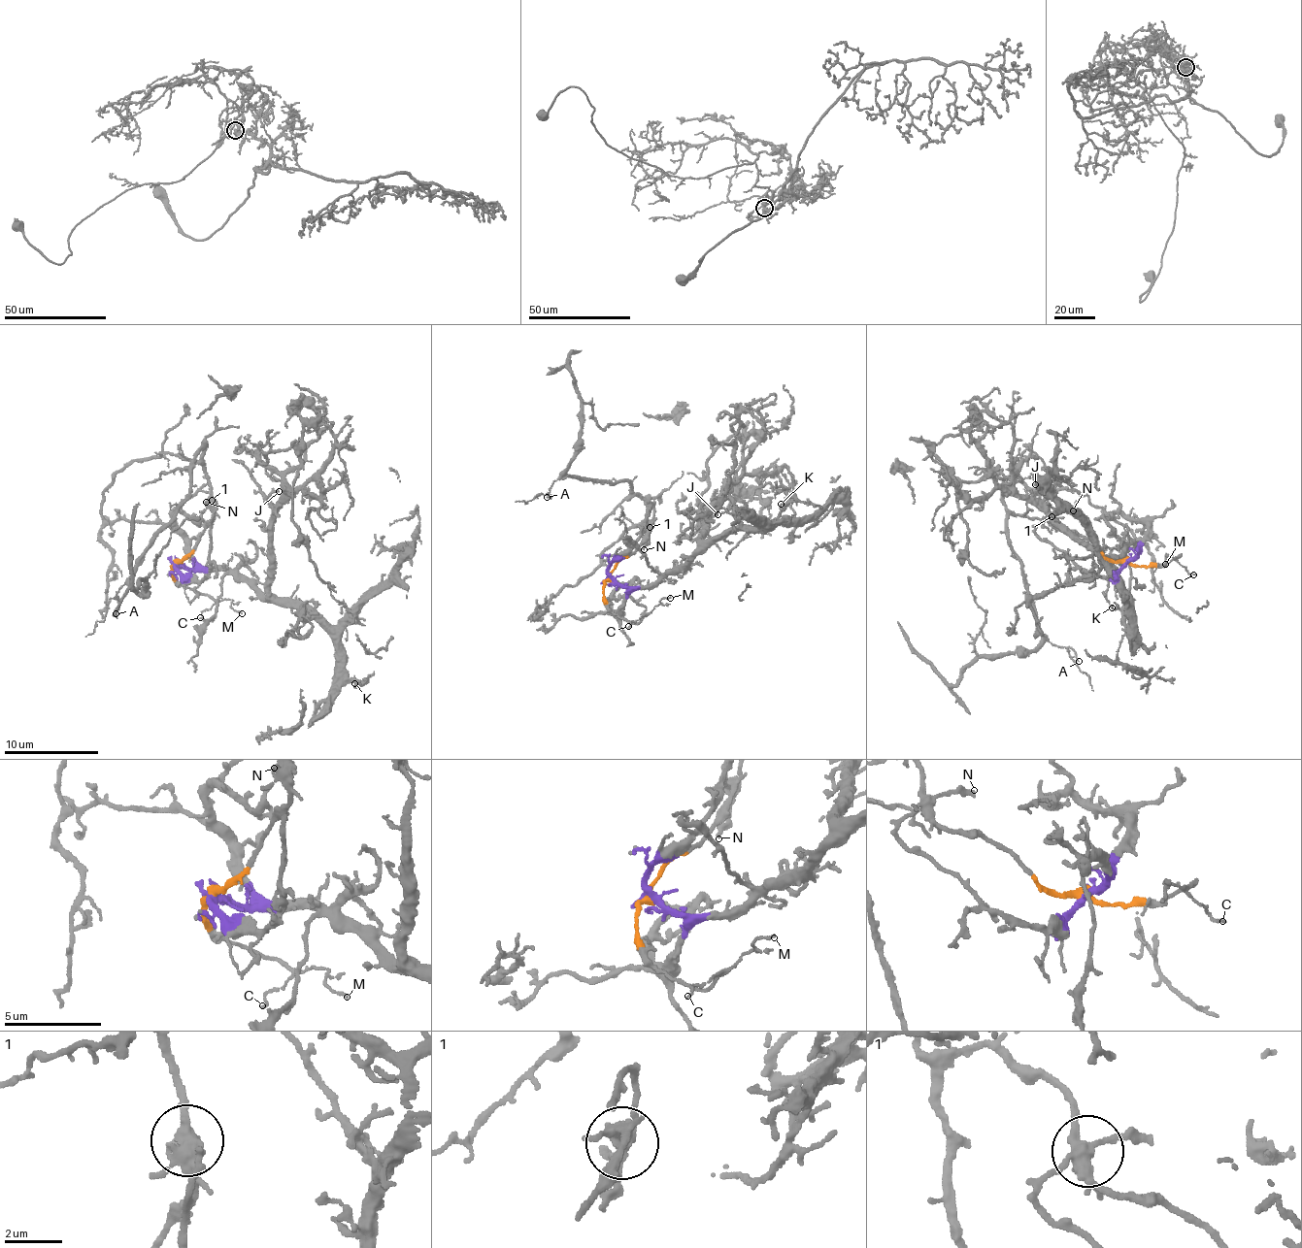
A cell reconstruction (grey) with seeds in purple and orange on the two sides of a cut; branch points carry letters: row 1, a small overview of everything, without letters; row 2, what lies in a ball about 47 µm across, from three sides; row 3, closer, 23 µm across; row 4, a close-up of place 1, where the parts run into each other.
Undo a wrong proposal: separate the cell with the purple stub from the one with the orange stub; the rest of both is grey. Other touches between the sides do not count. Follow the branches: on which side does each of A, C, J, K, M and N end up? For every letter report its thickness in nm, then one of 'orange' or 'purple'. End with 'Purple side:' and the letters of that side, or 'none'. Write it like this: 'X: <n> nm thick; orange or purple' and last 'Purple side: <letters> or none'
A: 110 nm thick; orange
C: 120 nm thick; orange
J: 160 nm thick; purple
K: 150 nm thick; purple
M: 110 nm thick; orange
N: 240 nm thick; purple
Purple side: J, K, N

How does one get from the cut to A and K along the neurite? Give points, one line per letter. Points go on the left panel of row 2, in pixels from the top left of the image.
A: (178, 565), (212, 516), (205, 445), (200, 448), (190, 475), (190, 494), (119, 588), (116, 614)
K: (178, 565), (232, 572), (257, 591), (299, 604), (330, 636), (338, 664), (359, 683), (354, 684)

